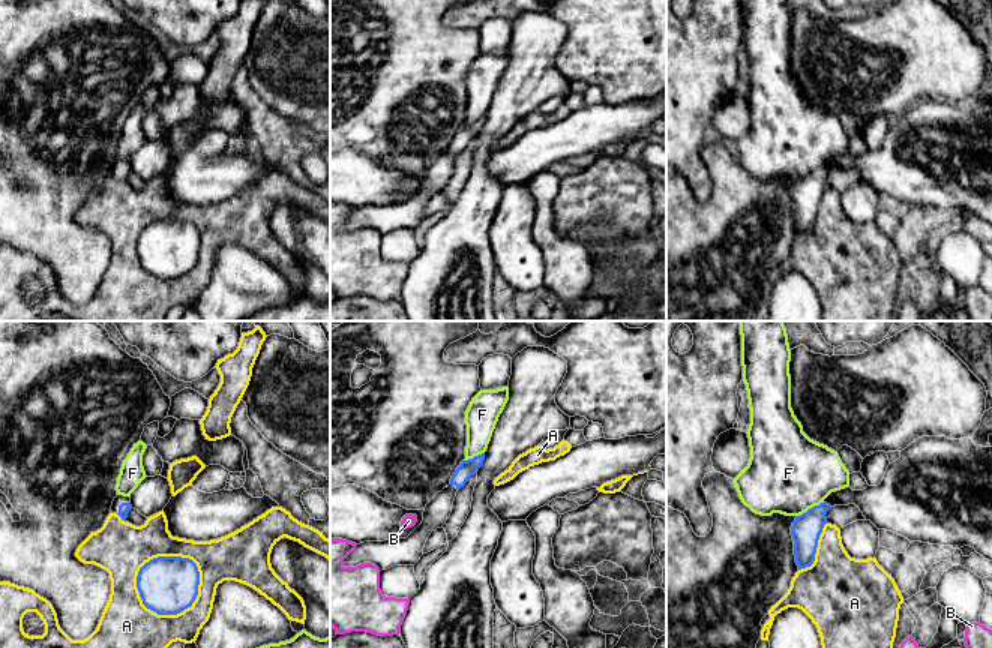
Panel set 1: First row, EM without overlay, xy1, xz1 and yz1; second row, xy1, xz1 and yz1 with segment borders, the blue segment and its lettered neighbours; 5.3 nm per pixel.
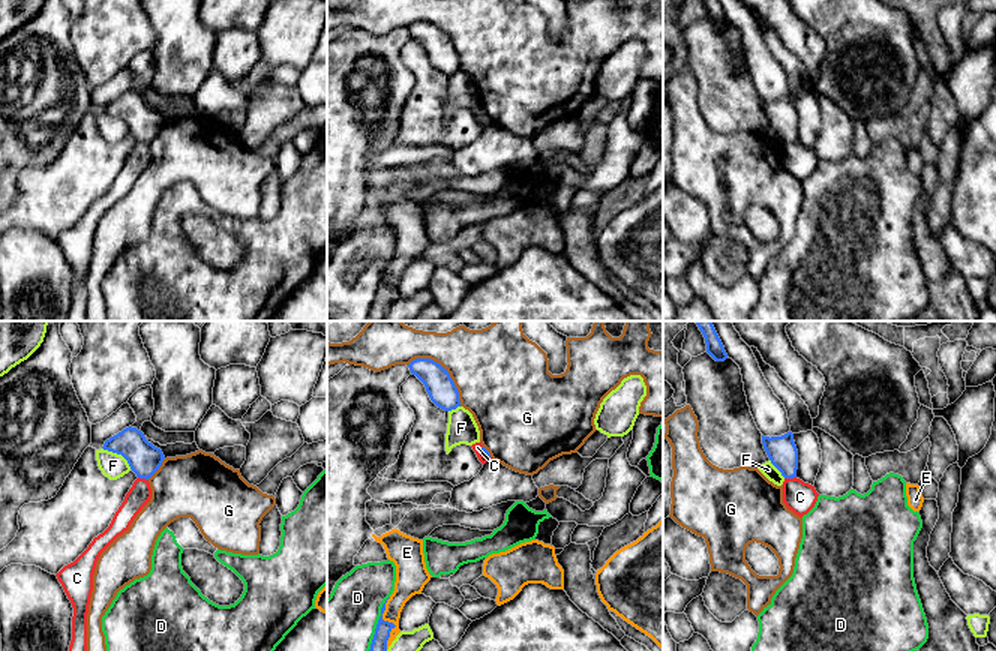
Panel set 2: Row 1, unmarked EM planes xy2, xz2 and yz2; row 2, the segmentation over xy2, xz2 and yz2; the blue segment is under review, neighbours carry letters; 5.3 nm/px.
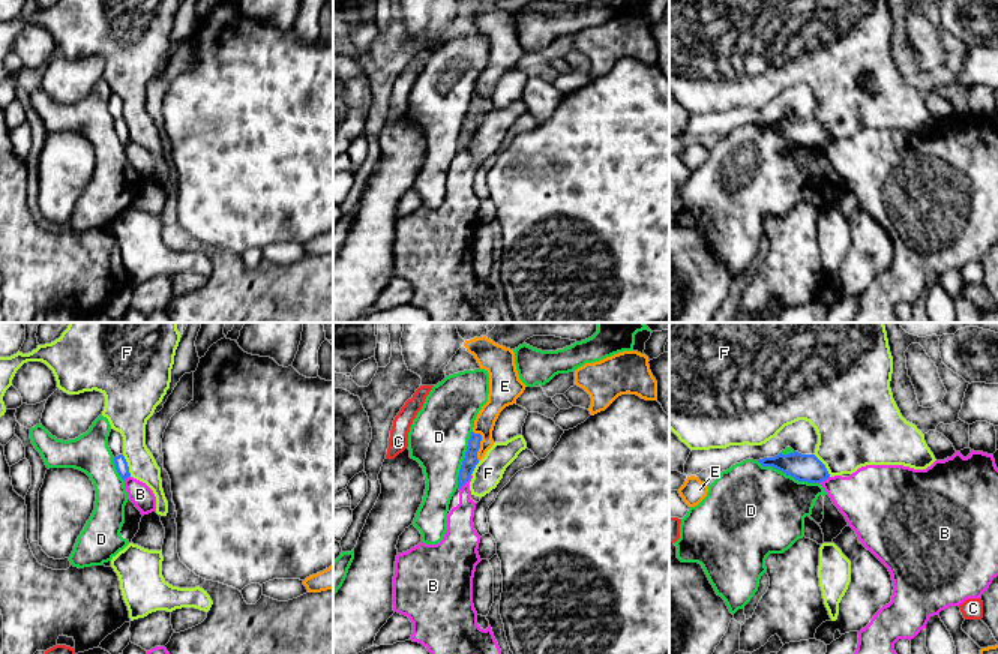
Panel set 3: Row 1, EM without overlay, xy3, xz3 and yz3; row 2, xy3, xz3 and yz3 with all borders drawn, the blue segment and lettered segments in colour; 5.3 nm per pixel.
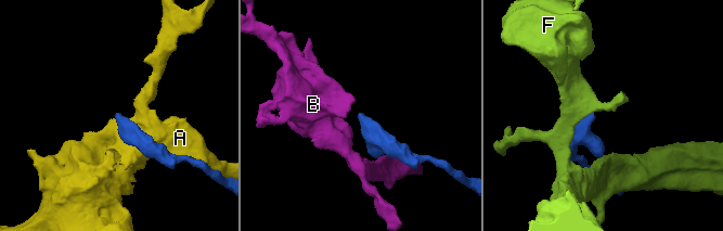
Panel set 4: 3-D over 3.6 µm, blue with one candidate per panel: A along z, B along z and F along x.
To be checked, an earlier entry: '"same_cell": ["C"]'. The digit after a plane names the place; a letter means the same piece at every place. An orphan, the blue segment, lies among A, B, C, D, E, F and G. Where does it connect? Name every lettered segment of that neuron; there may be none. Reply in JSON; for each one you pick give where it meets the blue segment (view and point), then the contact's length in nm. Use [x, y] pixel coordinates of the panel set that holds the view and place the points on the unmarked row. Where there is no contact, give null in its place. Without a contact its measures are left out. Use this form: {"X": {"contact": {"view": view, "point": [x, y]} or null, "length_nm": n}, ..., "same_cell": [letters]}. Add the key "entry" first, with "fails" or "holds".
{"entry": "fails", "same_cell": []}

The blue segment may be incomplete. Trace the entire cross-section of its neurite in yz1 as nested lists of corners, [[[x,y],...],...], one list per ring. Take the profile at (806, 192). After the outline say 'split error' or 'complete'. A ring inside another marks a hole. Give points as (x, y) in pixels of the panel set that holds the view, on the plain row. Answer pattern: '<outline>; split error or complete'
[[[821,166],[797,180],[792,186],[791,200],[794,204],[794,219],[798,234],[813,228],[818,204],[827,188],[825,178],[830,172],[830,168]]]; complete

